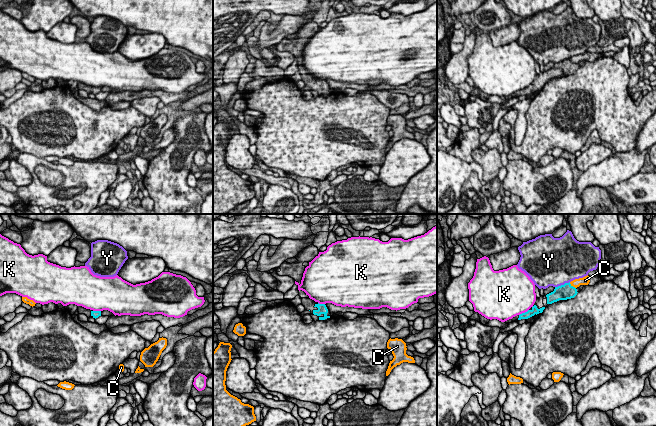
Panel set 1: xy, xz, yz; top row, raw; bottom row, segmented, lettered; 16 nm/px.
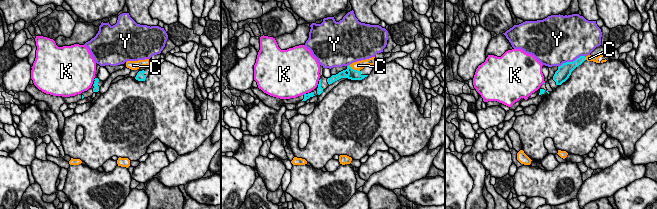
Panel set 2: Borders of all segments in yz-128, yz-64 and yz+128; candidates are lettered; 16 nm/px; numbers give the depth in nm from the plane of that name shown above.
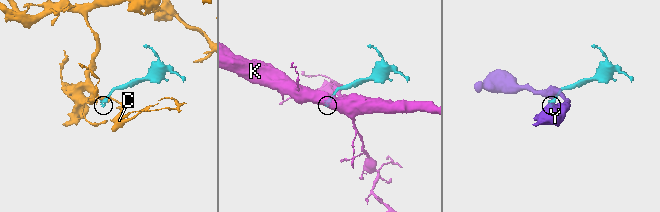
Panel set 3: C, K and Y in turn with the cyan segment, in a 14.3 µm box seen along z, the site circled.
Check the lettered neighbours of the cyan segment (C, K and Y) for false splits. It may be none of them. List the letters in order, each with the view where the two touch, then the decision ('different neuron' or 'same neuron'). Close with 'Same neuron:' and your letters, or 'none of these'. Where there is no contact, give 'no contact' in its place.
C: yz | different neuron
K: yz | different neuron
Y: yz | different neuron
Same neuron: none of these

